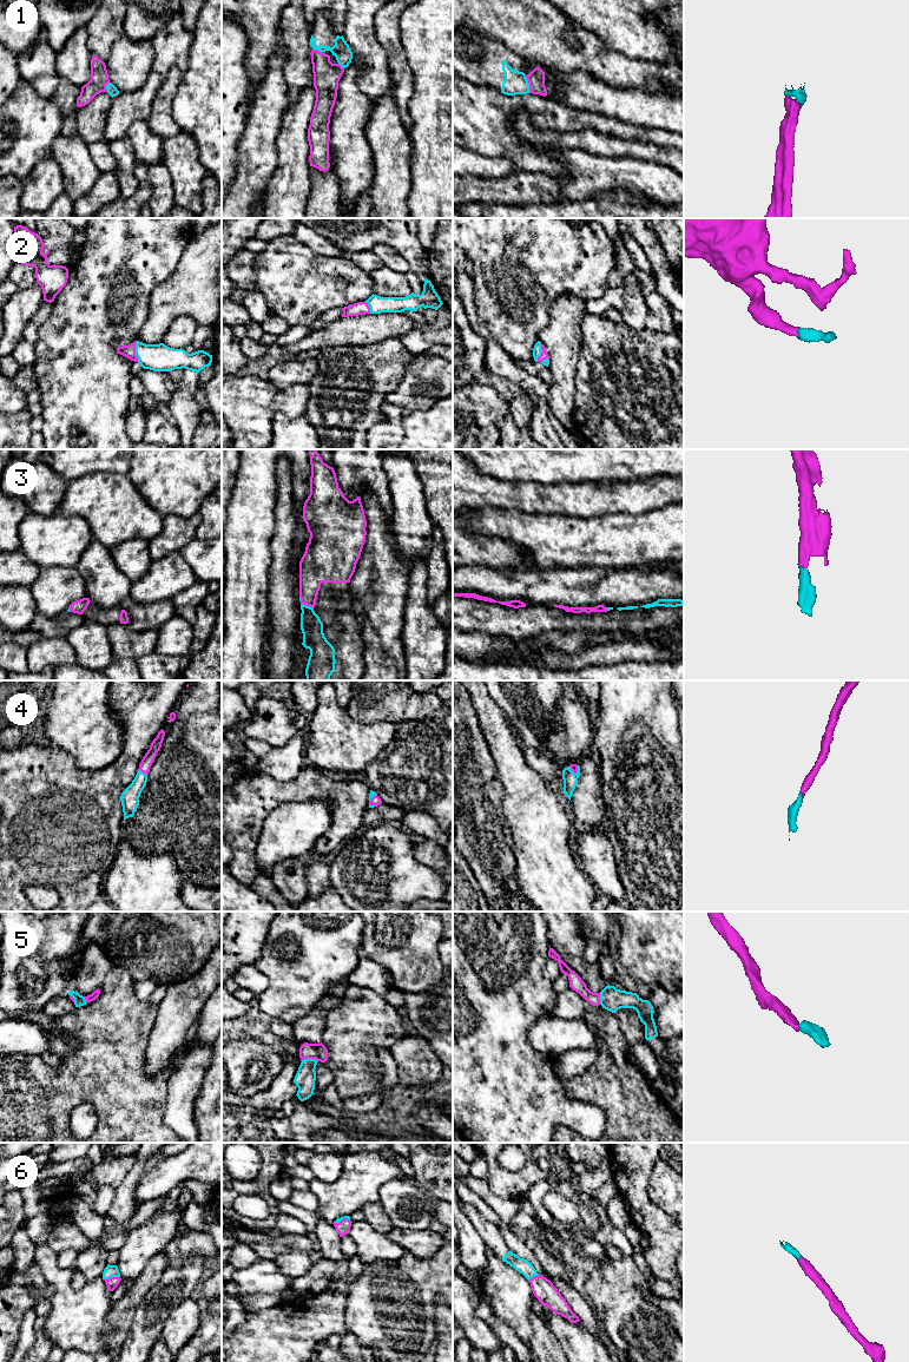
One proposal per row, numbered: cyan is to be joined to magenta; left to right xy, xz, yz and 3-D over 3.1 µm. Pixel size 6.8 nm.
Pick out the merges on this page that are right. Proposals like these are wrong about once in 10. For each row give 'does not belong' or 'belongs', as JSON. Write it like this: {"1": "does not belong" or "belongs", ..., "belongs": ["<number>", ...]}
{"1": "belongs", "2": "belongs", "3": "belongs", "4": "belongs", "5": "belongs", "6": "belongs", "belongs": ["1", "2", "3", "4", "5", "6"]}

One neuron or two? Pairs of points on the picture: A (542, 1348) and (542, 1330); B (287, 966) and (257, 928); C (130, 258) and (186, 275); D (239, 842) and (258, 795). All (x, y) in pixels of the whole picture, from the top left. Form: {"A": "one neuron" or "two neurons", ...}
{"A": "one neuron", "B": "two neurons", "C": "two neurons", "D": "one neuron"}

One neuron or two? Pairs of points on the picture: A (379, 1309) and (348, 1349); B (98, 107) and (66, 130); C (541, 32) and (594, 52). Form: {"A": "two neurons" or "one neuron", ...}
{"A": "two neurons", "B": "two neurons", "C": "one neuron"}

